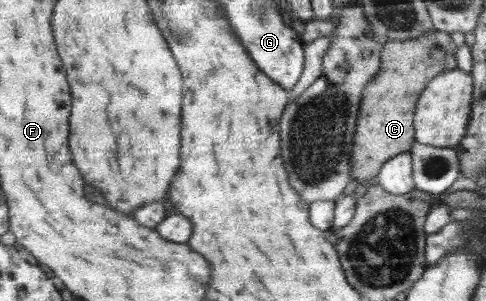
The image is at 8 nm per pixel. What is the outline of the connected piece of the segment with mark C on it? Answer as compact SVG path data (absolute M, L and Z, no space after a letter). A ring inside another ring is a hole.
M437 31L405 41L387 41L384 48L384 70L363 90L361 110L357 120L357 132L351 148L351 179L358 181L376 180L385 162L401 152L411 150L416 142L416 101L427 88L428 82L447 70L457 69L455 62L457 46L449 33Z

